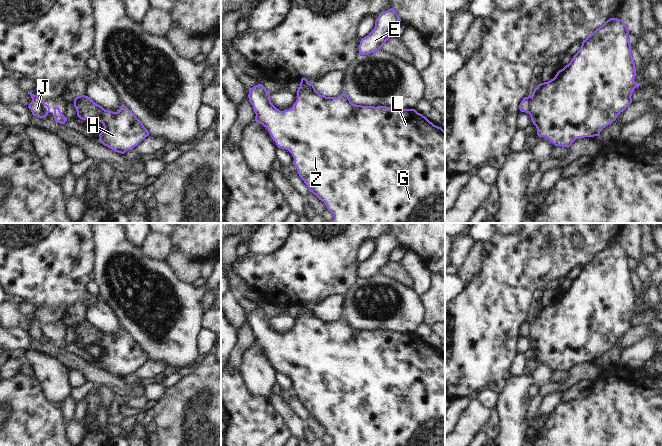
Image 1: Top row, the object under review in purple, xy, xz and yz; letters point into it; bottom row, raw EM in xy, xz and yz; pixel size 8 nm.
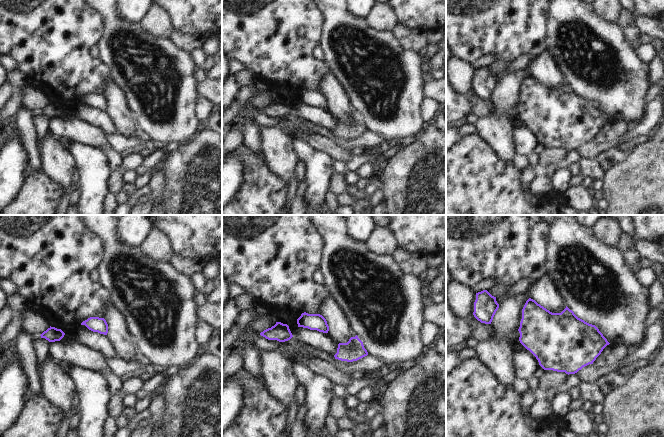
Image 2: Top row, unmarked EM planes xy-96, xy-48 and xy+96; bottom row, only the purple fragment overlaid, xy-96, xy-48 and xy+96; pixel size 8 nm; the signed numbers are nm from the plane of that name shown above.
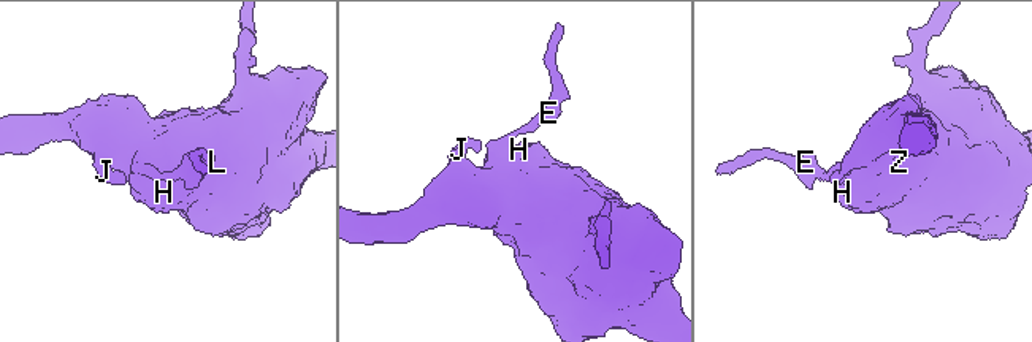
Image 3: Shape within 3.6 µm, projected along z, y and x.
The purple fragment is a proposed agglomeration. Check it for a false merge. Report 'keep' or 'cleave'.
cleave

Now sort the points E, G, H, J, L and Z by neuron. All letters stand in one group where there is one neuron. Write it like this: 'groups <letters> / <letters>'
groups E / G H J L Z

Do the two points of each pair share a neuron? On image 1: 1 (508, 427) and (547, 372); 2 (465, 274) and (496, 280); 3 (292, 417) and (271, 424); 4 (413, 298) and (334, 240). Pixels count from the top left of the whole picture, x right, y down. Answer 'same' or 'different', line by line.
1: same
2: different
3: different
4: different

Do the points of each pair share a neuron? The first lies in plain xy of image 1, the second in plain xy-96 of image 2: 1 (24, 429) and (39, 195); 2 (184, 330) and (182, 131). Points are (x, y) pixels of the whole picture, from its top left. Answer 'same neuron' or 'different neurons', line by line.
1: same neuron
2: same neuron

